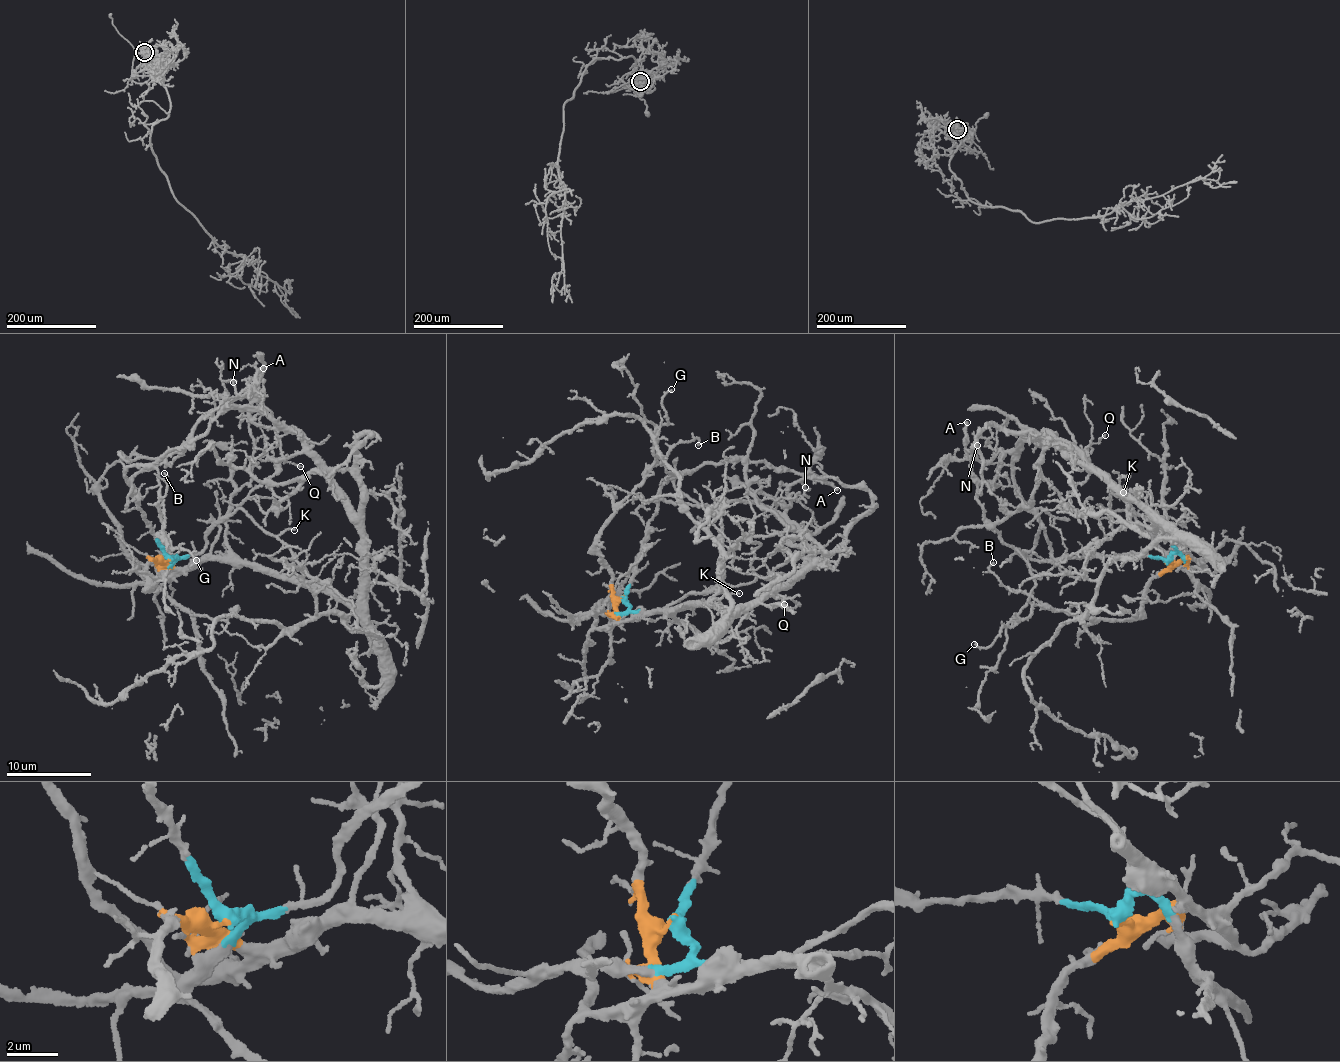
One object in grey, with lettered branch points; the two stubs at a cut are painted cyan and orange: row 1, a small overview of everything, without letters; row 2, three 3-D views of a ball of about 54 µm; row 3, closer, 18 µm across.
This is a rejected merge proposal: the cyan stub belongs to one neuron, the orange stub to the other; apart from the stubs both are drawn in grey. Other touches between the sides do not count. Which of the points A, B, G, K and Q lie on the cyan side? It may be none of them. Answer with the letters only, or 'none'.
A, K, Q

